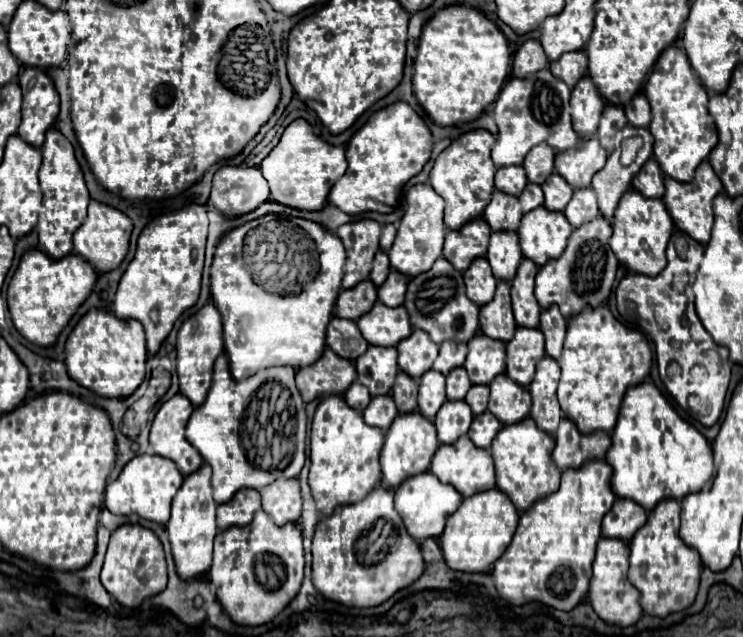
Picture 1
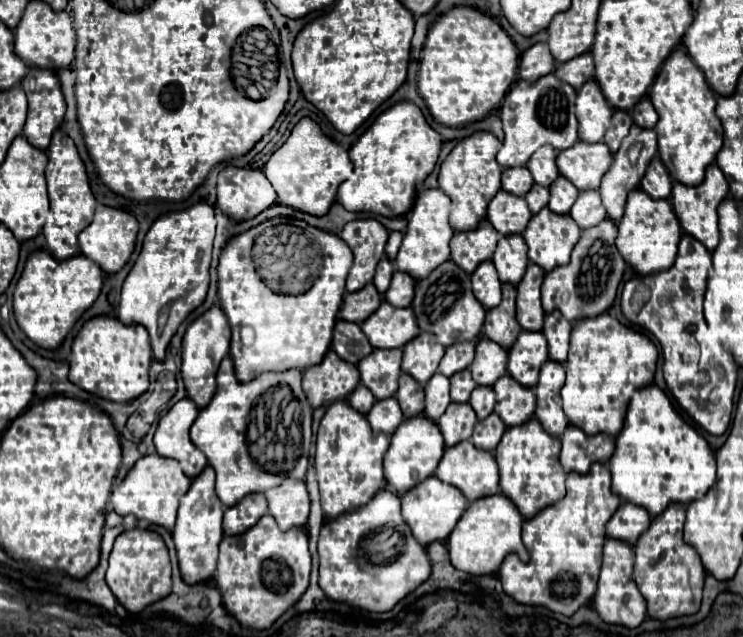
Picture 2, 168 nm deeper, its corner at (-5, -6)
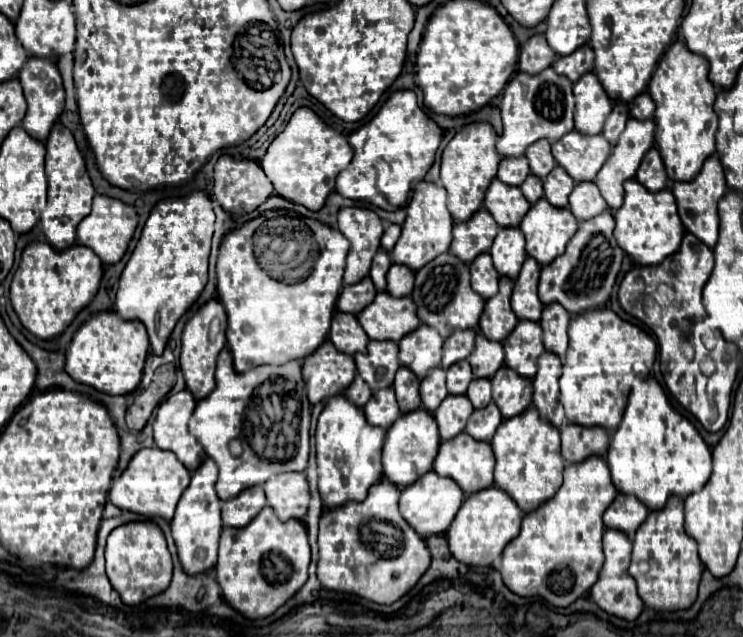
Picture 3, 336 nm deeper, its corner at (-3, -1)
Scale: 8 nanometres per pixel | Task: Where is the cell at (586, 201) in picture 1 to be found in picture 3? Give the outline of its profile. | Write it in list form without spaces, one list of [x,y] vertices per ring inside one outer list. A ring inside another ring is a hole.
[[[579,182],[569,196],[569,210],[579,222],[601,214],[605,208],[607,202],[603,200],[599,188],[593,182]]]

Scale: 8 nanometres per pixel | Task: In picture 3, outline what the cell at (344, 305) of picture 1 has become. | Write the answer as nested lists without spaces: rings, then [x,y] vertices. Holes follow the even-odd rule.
[[[363,278],[361,282],[357,284],[345,284],[343,290],[341,290],[341,296],[337,300],[337,308],[341,312],[349,312],[349,314],[359,314],[365,306],[369,306],[375,298],[377,290],[371,282],[371,278]]]

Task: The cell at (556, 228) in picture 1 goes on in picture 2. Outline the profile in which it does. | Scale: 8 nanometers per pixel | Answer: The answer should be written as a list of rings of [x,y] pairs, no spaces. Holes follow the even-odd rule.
[[[547,207],[533,215],[523,231],[529,259],[545,271],[569,263],[569,255],[579,241],[579,235],[581,229],[569,215],[557,215]]]

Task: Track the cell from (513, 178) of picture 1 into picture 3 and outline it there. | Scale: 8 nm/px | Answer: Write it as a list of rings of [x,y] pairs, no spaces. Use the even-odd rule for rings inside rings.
[[[525,156],[517,158],[503,158],[499,162],[499,172],[497,178],[509,186],[521,186],[521,182],[529,176],[529,162]]]

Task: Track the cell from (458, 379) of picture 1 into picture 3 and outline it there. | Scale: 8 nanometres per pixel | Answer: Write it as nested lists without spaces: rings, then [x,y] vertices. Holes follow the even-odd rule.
[[[467,360],[455,362],[447,370],[447,390],[449,390],[449,394],[465,394],[471,380],[473,380],[473,374],[471,374],[469,362]]]

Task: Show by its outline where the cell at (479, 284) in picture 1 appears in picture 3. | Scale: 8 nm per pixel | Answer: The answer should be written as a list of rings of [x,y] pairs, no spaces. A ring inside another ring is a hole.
[[[479,254],[471,262],[471,288],[481,296],[481,298],[491,298],[495,296],[499,282],[499,274],[491,262],[491,254]]]

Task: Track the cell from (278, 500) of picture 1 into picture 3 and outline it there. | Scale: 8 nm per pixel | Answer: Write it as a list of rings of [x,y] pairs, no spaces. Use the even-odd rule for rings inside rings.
[[[283,472],[269,478],[265,484],[267,504],[285,522],[291,518],[301,520],[309,506],[309,486],[303,472]]]

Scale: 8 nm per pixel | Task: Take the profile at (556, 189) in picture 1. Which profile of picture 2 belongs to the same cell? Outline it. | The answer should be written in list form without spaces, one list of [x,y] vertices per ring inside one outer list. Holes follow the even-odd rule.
[[[557,177],[551,183],[549,191],[551,191],[551,199],[549,199],[547,207],[553,213],[569,213],[569,209],[573,207],[573,203],[577,201],[577,195],[579,195],[577,187],[571,181],[567,181],[565,177]]]

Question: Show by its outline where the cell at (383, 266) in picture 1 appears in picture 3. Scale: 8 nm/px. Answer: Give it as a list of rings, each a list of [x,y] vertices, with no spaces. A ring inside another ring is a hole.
[[[381,248],[381,250],[375,254],[375,258],[373,258],[373,264],[371,264],[371,272],[369,272],[369,276],[371,276],[371,280],[375,282],[375,288],[377,288],[379,292],[383,292],[383,290],[385,290],[385,286],[387,286],[387,282],[385,282],[385,276],[387,276],[387,270],[389,270],[389,266],[391,266],[389,252]]]

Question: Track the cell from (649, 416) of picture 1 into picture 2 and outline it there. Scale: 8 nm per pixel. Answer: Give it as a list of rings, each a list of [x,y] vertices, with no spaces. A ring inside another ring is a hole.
[[[657,385],[635,391],[625,417],[625,427],[617,435],[615,445],[615,453],[609,461],[613,493],[629,503],[645,507],[651,517],[659,515],[669,503],[687,505],[701,499],[717,481],[715,455],[709,443],[681,419],[669,397]]]

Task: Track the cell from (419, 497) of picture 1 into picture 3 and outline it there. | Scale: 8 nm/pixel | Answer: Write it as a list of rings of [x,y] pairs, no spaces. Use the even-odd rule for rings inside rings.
[[[431,470],[423,478],[419,478],[419,482],[413,482],[411,486],[401,490],[399,512],[421,538],[429,538],[431,534],[443,534],[449,528],[461,504],[463,504],[463,490],[459,490],[457,482],[451,478],[443,478]]]

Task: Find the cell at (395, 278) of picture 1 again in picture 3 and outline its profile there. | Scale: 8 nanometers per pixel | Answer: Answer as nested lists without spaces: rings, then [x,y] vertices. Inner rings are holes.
[[[393,264],[387,272],[387,292],[399,296],[409,296],[413,290],[415,272],[403,264]]]

